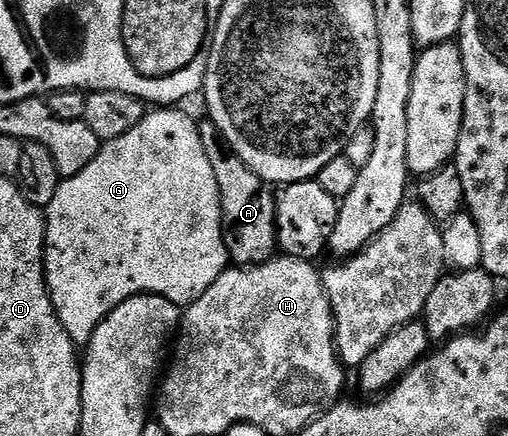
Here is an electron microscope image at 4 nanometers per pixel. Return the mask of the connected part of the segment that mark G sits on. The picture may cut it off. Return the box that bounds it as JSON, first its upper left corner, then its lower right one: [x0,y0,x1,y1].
[45,109,229,345]

